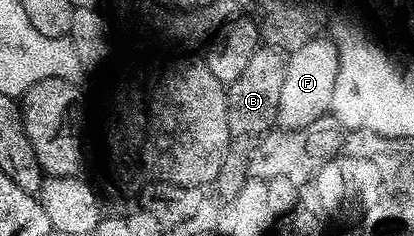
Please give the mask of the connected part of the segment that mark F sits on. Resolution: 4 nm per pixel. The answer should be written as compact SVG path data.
M316 36L310 42L301 44L301 48L290 51L285 58L285 84L281 84L281 100L277 108L278 125L285 130L304 130L306 126L314 126L316 122L328 117L333 88L337 84L337 68L339 67L339 49L334 41Z

